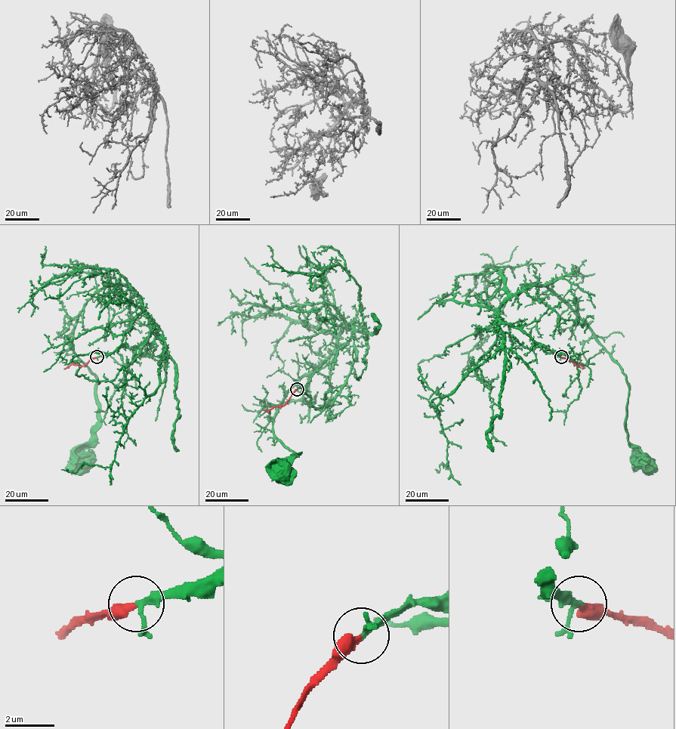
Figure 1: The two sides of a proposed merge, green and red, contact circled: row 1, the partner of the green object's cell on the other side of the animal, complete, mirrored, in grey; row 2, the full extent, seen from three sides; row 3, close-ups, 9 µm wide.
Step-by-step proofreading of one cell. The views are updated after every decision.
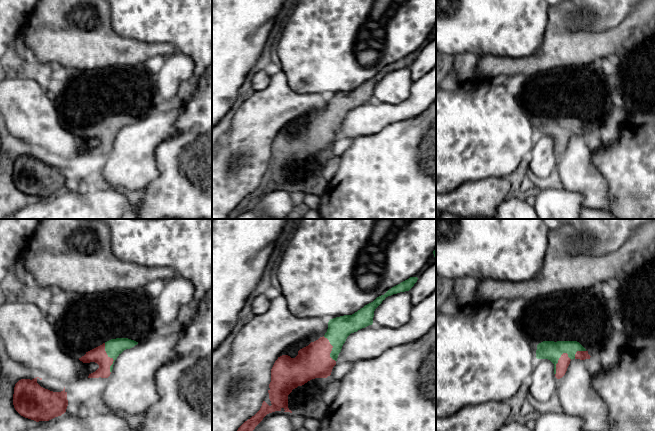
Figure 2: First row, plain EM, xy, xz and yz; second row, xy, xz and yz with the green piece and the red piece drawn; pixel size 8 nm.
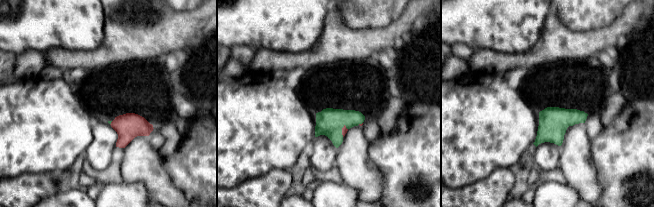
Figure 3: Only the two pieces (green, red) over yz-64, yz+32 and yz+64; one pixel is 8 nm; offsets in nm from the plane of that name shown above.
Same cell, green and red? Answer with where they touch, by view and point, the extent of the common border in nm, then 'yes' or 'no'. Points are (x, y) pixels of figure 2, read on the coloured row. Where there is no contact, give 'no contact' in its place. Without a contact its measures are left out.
meets green in xy at (111, 357); contact 240 nm long; yes

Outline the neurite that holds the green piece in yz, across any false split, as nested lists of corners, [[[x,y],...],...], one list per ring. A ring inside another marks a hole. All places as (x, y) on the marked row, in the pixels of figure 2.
[[[543,341],[537,345],[536,358],[548,359],[554,364],[554,374],[562,378],[572,359],[590,359],[588,351],[577,341]]]

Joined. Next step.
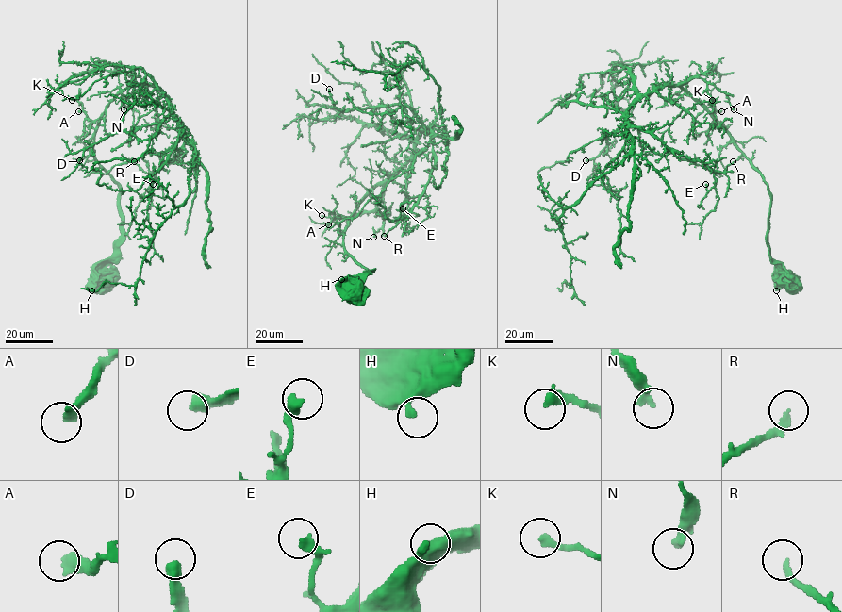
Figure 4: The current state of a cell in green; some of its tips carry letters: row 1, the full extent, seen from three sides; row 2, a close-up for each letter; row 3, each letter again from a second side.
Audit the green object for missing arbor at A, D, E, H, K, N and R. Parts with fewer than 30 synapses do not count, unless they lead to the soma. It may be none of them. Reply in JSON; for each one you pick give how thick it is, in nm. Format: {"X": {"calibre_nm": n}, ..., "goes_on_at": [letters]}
{"goes_on_at": []}

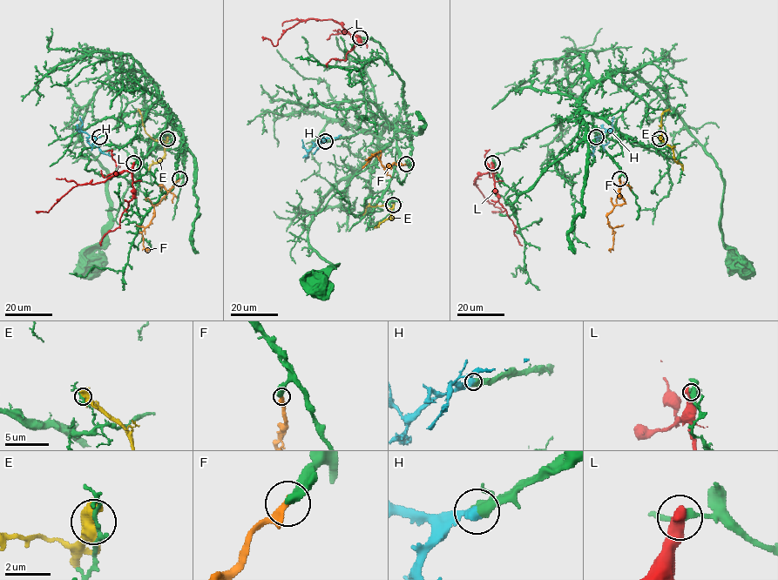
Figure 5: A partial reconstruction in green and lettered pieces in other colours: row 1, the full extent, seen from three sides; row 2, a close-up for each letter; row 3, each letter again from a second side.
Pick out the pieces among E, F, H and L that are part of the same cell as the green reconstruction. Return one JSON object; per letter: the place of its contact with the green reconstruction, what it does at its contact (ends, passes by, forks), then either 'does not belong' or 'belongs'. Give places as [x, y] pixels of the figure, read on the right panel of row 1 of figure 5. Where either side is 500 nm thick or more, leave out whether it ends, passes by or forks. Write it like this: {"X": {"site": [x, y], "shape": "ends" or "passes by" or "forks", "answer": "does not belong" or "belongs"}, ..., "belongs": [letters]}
{"E": {"site": [659, 138], "answer": "does not belong"}, "F": {"site": [619, 178], "shape": "ends", "answer": "belongs"}, "H": {"site": [596, 137], "answer": "belongs"}, "L": {"site": [492, 163], "answer": "does not belong"}, "belongs": ["F", "H"]}

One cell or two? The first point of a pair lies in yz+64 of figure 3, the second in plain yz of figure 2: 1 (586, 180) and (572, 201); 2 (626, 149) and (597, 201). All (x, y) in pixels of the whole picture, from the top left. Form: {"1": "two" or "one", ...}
{"1": "two", "2": "two"}

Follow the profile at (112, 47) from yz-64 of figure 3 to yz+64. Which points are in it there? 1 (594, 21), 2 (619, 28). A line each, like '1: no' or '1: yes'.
1: no
2: yes

